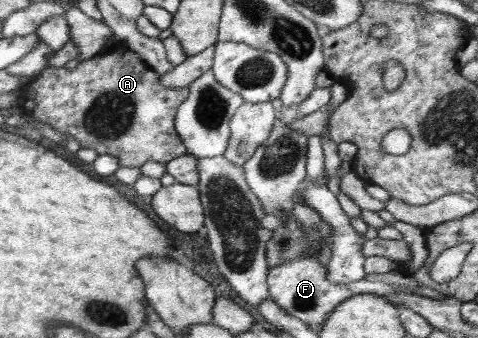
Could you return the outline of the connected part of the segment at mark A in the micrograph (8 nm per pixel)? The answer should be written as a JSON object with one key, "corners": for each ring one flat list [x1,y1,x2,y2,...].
{"corners":[[116,41,108,50,89,60,80,61,73,70,55,66,45,68,33,80,21,85,19,102,31,117,70,134,79,142,80,148,93,148,97,155,110,154,118,158,120,166,141,167,148,160,166,164,172,158,188,153,174,125,177,108,188,97,188,93,182,89,165,88,159,78,161,76,149,68,144,59]]}

